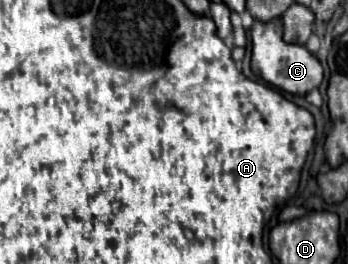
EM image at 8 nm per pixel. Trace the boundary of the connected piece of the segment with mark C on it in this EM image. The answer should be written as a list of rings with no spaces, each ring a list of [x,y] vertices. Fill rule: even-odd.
[[[281,20],[269,22],[253,22],[251,28],[251,42],[253,42],[253,56],[251,56],[251,70],[261,76],[265,82],[291,92],[291,94],[307,94],[309,90],[317,88],[323,80],[323,66],[321,62],[299,44],[285,44],[283,42],[283,26]]]

